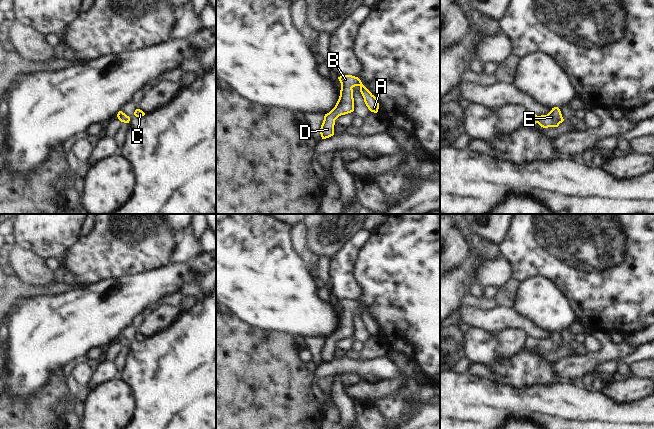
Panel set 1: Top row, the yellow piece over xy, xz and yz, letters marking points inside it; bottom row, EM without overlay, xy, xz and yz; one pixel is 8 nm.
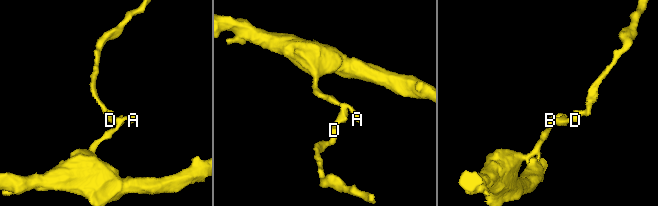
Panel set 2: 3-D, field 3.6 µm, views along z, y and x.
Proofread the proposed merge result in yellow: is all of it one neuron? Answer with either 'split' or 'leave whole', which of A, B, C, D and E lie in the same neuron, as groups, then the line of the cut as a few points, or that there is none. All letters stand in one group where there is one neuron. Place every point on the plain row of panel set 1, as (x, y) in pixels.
leave whole; A B C D E; no cut

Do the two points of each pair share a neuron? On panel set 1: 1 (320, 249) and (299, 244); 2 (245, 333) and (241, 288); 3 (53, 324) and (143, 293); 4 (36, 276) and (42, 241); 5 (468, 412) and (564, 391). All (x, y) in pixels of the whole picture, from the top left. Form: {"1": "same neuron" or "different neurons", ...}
{"1": "different neurons", "2": "different neurons", "3": "same neuron", "4": "different neurons", "5": "same neuron"}

